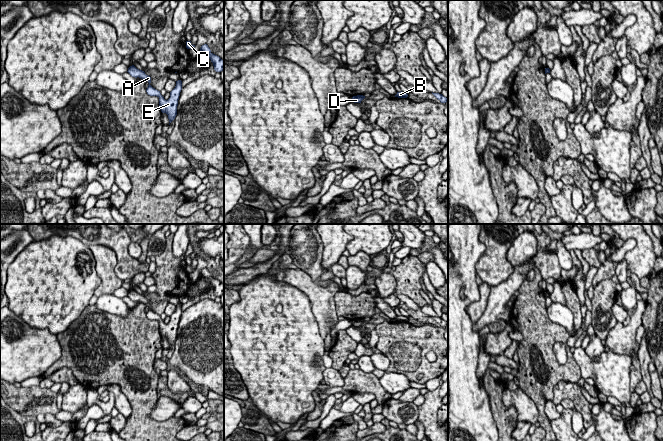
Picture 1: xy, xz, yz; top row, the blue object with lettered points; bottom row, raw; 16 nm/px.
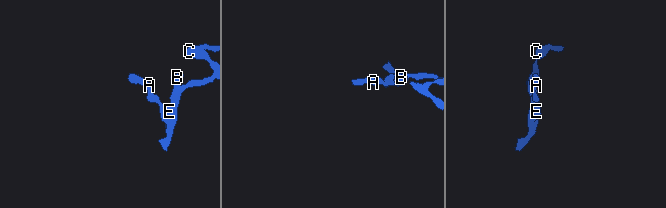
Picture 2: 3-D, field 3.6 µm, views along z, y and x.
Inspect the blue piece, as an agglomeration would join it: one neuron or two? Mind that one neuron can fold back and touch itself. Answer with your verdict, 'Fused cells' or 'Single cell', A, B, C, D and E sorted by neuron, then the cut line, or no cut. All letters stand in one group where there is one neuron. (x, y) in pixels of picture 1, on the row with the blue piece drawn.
Single cell. Groups: A B C D E. No split

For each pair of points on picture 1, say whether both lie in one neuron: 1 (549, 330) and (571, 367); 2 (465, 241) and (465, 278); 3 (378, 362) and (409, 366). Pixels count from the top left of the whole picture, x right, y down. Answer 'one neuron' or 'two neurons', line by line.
1: one neuron
2: one neuron
3: two neurons

